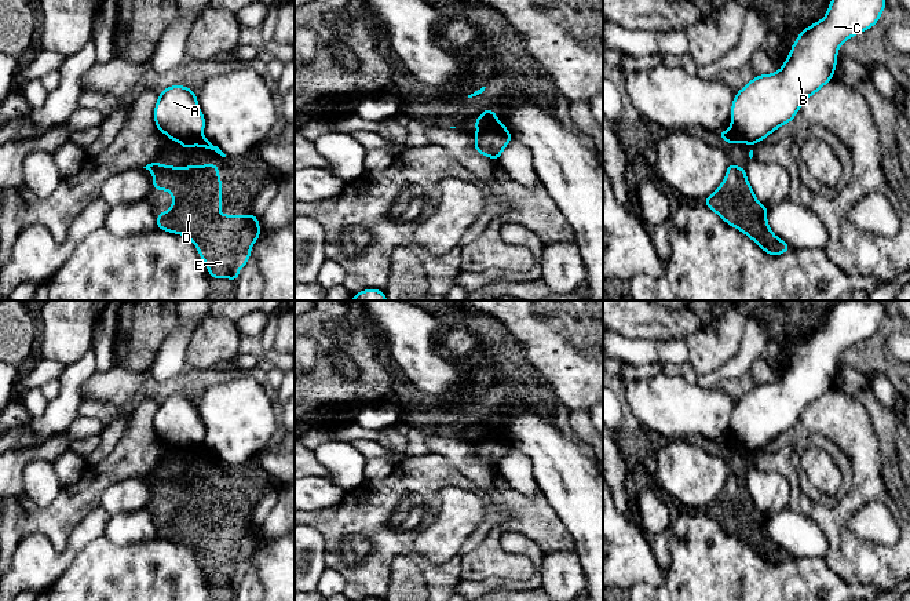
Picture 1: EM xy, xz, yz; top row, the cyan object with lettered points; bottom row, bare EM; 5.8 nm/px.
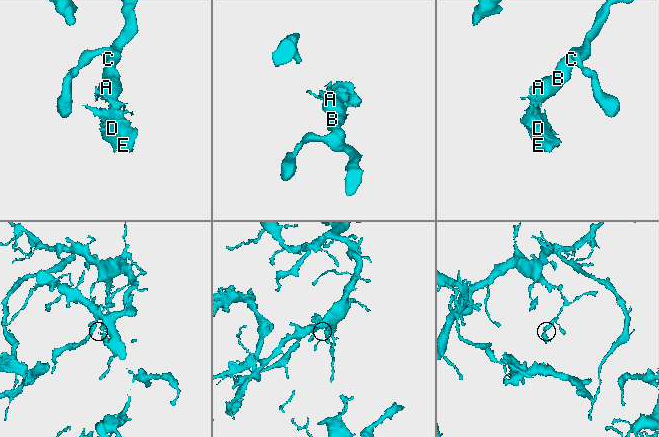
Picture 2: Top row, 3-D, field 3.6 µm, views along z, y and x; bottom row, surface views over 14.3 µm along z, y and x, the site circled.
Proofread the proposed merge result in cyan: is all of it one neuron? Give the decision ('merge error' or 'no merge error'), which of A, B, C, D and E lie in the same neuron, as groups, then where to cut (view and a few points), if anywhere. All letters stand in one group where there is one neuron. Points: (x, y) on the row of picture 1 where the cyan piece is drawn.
merge error | A B C / D E | xy (170, 135), (201, 138)

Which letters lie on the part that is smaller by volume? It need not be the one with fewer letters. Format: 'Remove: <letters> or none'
Remove: D, E

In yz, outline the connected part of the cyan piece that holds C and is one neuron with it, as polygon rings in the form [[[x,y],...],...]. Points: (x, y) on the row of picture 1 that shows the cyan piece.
[[[832,0],[826,17],[803,29],[776,73],[756,76],[735,94],[730,130],[742,134],[753,145],[792,121],[804,101],[833,79],[840,45],[876,25],[885,7],[885,0]]]

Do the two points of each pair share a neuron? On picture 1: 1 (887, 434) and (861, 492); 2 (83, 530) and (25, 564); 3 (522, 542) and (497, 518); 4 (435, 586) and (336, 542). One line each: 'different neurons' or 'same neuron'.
1: different neurons
2: same neuron
3: different neurons
4: same neuron

